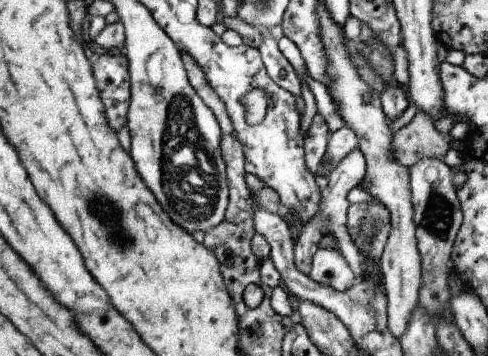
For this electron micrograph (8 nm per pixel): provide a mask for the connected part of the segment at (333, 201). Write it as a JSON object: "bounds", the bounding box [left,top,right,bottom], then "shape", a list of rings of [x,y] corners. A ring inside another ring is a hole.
{"bounds":[295,147,369,278],"shape":[[[356,147],[351,150],[347,155],[344,155],[342,160],[330,172],[327,180],[328,185],[324,191],[321,192],[321,203],[319,206],[318,214],[315,214],[313,219],[310,219],[305,225],[302,225],[302,234],[297,238],[297,245],[295,253],[297,256],[298,270],[308,276],[313,264],[313,256],[317,253],[318,243],[326,234],[332,234],[338,242],[340,252],[344,253],[346,262],[350,265],[351,271],[356,274],[358,278],[362,278],[365,271],[369,268],[363,254],[357,249],[353,243],[350,233],[347,229],[348,215],[347,210],[350,203],[347,200],[347,195],[355,187],[360,186],[367,169],[367,162],[363,152]]]}

